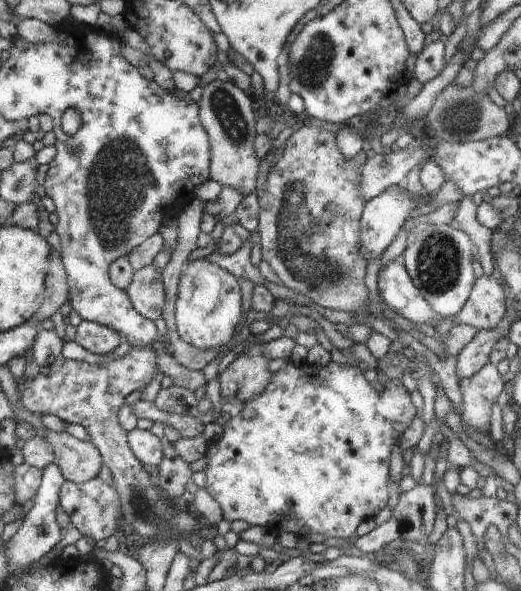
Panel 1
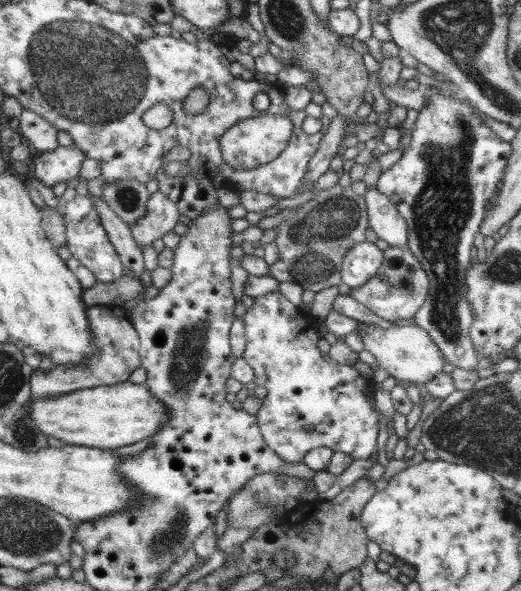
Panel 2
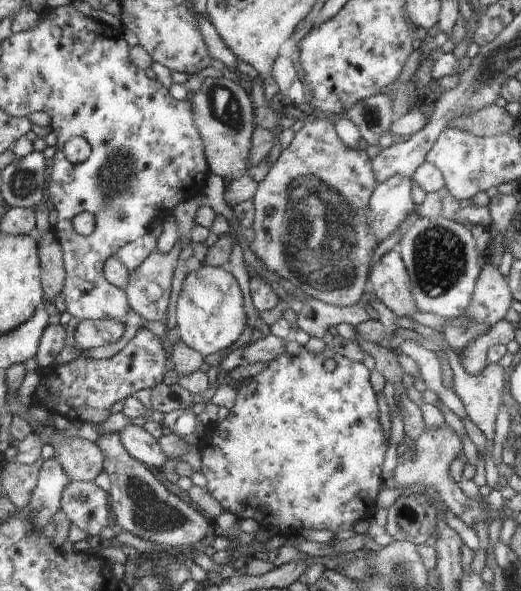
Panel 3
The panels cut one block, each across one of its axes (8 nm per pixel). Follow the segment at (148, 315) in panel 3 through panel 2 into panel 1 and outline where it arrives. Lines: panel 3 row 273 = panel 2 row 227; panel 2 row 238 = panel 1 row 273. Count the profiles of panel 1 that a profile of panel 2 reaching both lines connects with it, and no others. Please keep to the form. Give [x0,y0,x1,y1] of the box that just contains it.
[125,264,166,321]

